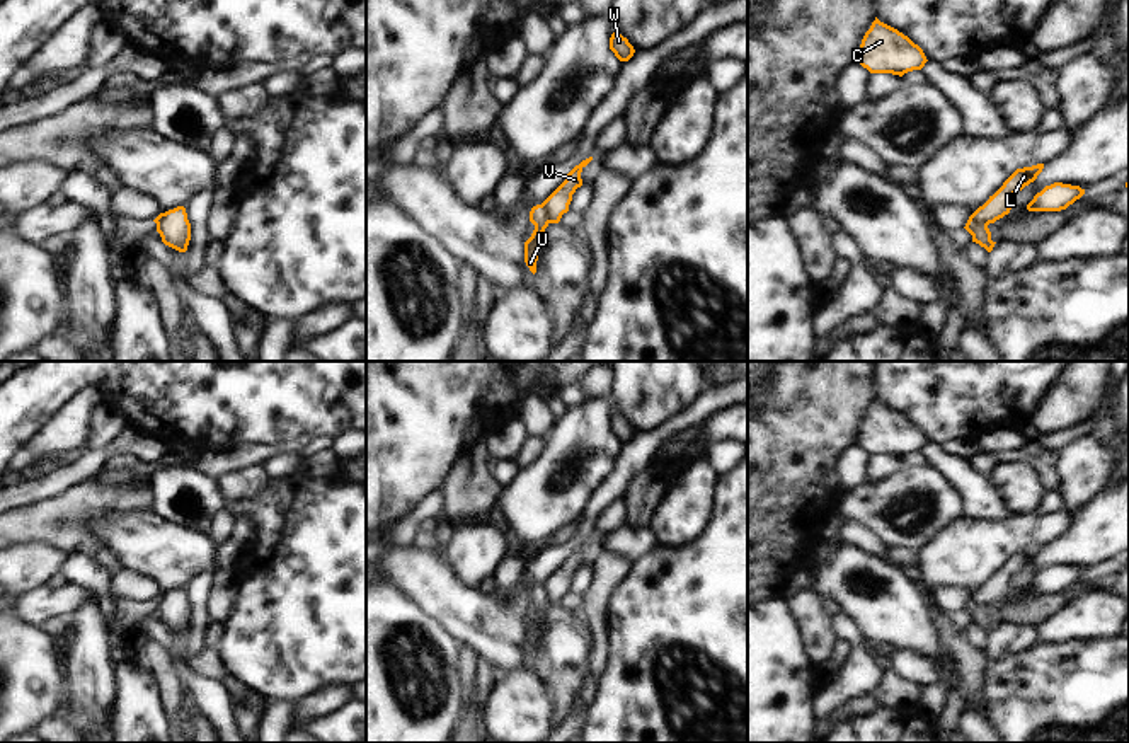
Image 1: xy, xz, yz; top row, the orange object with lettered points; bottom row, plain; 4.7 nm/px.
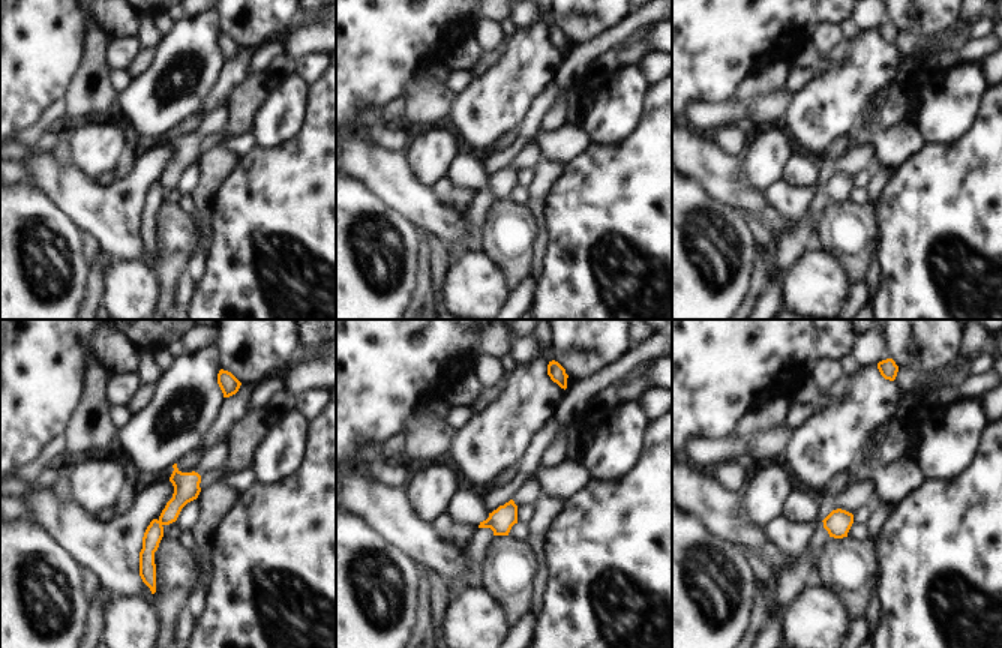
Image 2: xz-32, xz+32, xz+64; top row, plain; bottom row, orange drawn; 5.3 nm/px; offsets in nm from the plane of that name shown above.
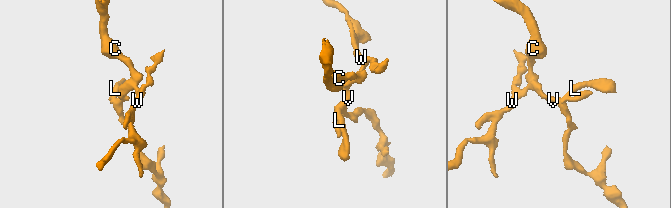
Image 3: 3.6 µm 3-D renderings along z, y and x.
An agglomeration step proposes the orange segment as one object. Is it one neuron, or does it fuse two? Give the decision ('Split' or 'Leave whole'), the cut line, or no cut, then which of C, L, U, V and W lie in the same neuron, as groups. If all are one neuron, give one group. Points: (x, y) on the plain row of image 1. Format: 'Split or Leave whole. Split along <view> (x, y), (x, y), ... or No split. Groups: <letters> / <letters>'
Split. Split along xz (542, 585), (549, 604). Groups: C V W / L U

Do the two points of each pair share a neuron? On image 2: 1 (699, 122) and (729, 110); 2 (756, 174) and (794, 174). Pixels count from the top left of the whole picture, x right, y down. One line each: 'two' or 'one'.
1: one
2: two

